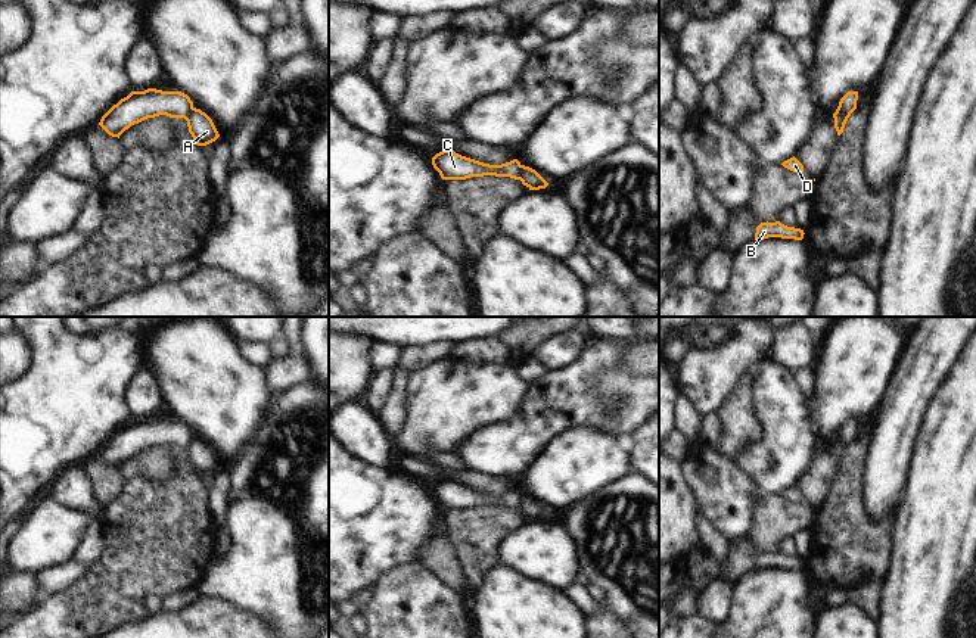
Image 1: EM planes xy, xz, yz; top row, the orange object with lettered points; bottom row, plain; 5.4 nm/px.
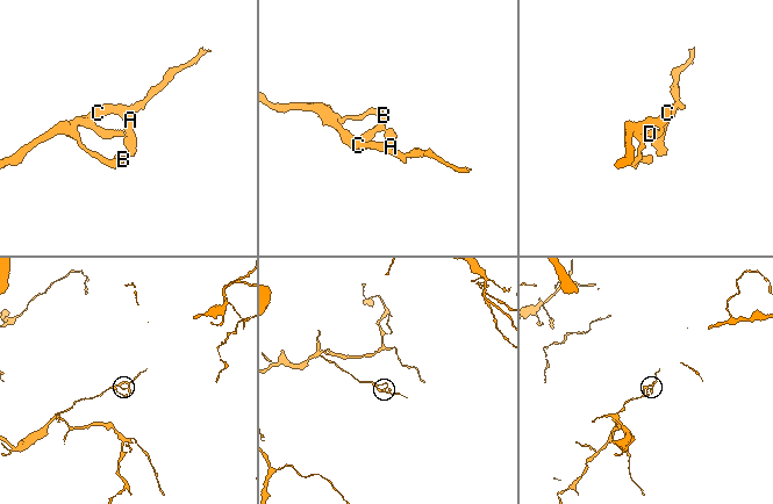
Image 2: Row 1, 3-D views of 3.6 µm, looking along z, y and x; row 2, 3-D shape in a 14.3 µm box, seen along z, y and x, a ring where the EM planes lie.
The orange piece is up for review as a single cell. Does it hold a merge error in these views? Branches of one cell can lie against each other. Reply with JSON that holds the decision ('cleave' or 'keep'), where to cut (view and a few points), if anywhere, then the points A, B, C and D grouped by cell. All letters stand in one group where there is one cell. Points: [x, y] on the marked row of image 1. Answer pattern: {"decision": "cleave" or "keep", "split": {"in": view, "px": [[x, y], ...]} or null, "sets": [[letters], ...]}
{"decision": "cleave", "split": {"in": "yz", "px": [[849, 112], [841, 112], [833, 117]]}, "sets": [["A"], ["B", "C", "D"]]}

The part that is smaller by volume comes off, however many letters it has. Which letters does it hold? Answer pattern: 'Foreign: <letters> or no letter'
Foreign: A

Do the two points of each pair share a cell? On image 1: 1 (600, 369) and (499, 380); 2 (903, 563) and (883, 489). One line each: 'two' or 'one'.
1: two
2: two

